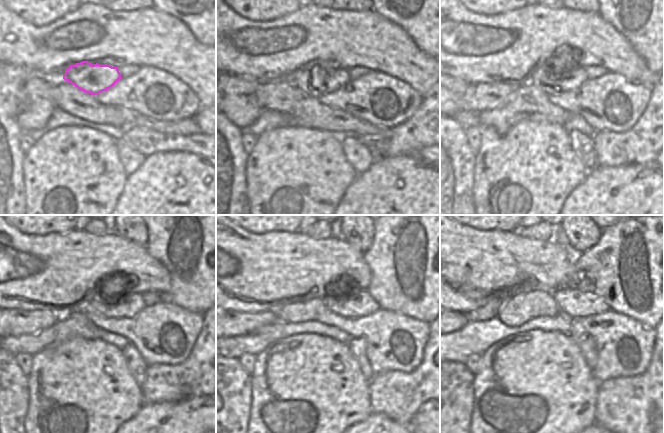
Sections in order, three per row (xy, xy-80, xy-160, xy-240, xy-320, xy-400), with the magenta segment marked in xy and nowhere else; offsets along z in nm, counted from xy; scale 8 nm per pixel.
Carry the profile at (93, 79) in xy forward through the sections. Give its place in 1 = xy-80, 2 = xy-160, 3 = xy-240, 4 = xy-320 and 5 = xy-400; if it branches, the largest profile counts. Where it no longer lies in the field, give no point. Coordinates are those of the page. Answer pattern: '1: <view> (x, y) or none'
1: xy-80 (317, 81)
2: xy-160 (551, 80)
3: xy-240 (126, 305)
4: xy-320 (357, 303)
5: xy-400 (575, 303)

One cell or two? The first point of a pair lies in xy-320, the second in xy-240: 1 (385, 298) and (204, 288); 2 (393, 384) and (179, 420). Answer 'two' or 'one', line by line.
1: one
2: two

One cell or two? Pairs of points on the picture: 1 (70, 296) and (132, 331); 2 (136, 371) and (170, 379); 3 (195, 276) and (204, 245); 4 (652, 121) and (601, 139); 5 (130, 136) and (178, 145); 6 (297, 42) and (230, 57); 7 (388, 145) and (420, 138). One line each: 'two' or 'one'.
1: two
2: two
3: one
4: one
5: one
6: one
7: one

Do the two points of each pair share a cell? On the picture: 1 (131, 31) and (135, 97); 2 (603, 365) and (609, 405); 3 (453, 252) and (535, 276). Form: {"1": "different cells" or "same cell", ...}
{"1": "different cells", "2": "different cells", "3": "same cell"}

